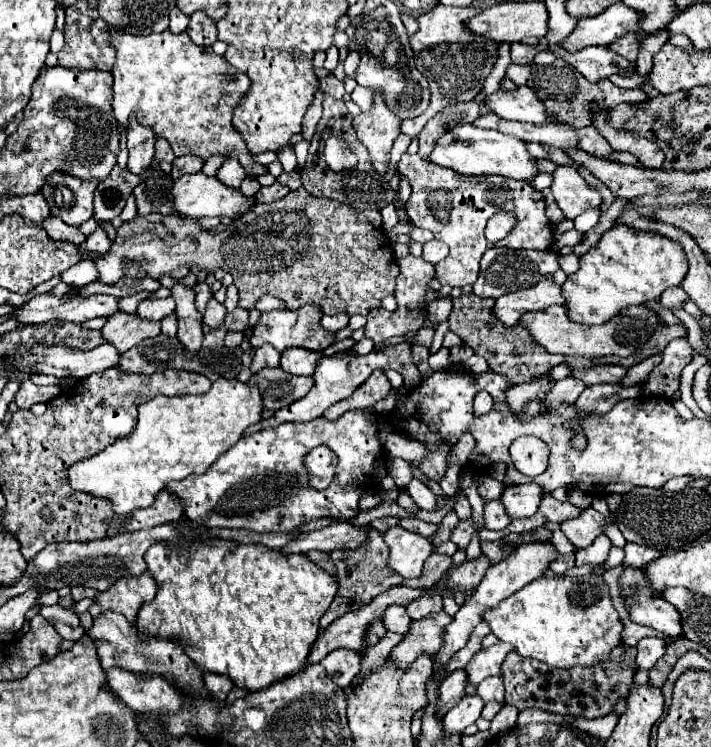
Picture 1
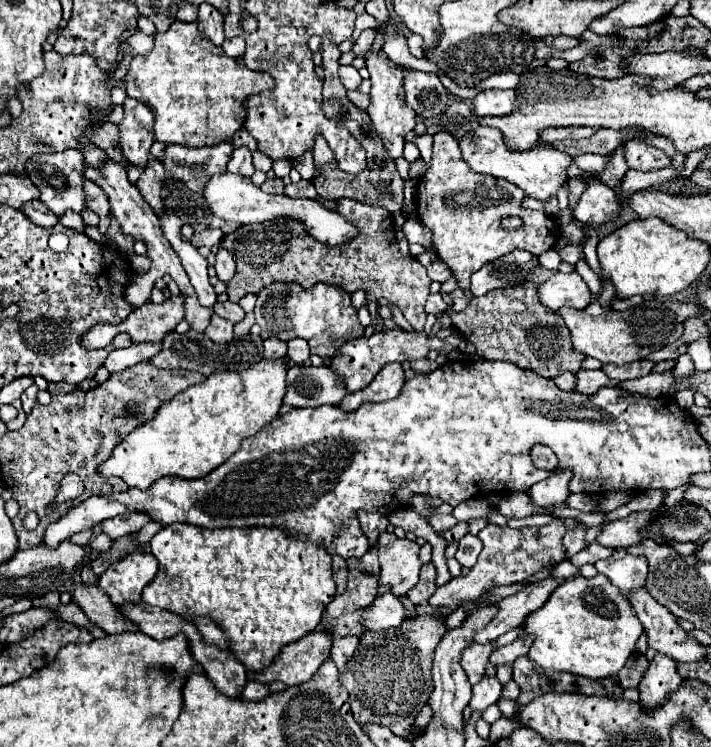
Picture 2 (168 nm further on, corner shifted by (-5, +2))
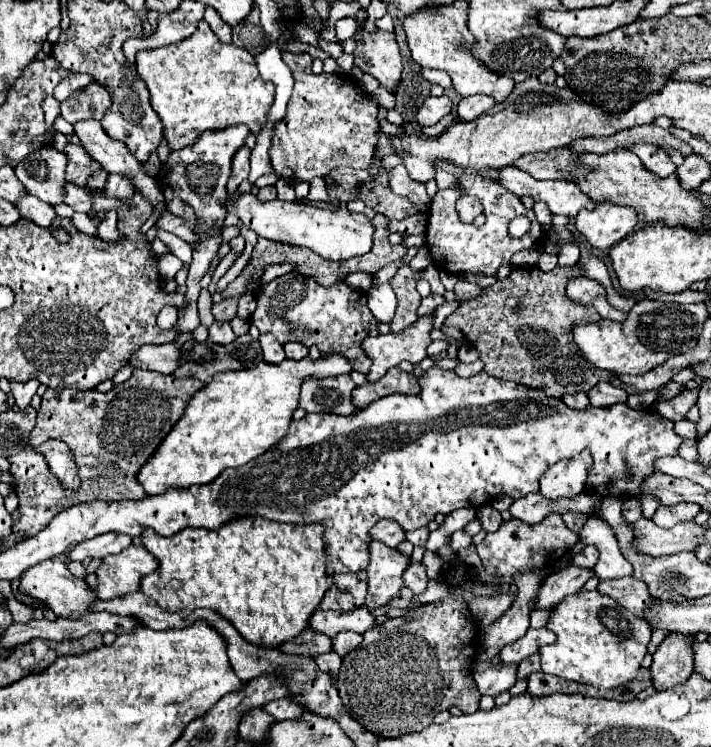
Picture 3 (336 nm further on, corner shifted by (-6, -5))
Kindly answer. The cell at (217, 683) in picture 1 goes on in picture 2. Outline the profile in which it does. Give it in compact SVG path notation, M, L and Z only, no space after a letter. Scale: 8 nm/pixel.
M249 680L245 690L243 690L243 698L245 700L263 700L267 694L271 694L271 690L265 684L255 682L255 680Z

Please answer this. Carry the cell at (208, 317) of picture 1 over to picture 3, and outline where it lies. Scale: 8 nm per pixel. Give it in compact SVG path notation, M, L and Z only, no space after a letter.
M80 121L74 125L74 131L80 137L82 147L90 151L90 155L98 163L102 163L102 167L108 173L124 175L130 181L132 189L144 199L148 199L154 209L158 209L160 203L164 203L164 195L158 187L158 181L144 171L144 167L130 155L130 151L126 151L124 143L110 139L102 131L100 121Z

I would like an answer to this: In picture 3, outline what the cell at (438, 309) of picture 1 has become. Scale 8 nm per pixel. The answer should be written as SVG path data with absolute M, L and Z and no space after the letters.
M428 295L422 299L420 307L418 307L418 315L424 317L424 315L432 315L436 311L436 307L440 307L446 299L442 295Z

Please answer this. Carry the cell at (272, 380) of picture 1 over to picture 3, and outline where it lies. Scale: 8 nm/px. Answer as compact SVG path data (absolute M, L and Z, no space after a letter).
M350 375L338 377L308 377L300 389L298 407L306 413L336 413L336 415L352 415L354 405L350 405L354 381Z

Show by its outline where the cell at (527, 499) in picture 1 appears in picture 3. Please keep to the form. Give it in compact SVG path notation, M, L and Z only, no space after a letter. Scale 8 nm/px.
M578 455L578 459L568 459L556 463L542 475L540 495L546 499L564 499L574 497L584 489L586 475L590 469L590 455Z

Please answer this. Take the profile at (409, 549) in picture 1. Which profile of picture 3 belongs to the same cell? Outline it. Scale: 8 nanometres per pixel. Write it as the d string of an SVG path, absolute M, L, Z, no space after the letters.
M372 541L370 543L370 565L368 565L368 597L366 597L366 607L370 609L378 609L378 607L384 607L386 603L390 603L392 599L398 599L400 597L400 589L404 587L404 571L408 569L410 565L410 557L404 555L402 551L398 549L392 549L392 547L386 547L384 543L380 541Z

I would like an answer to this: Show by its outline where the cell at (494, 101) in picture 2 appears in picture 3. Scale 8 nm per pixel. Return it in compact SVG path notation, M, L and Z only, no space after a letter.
M470 95L470 97L464 97L456 109L460 109L462 121L474 121L482 113L490 111L494 105L496 105L496 99L490 95Z

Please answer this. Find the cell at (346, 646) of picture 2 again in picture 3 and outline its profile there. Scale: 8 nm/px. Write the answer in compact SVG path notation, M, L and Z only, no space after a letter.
M342 631L342 633L338 633L336 637L334 637L334 651L340 655L340 657L344 657L344 655L348 655L350 651L354 651L358 645L362 643L362 635L358 635L358 633L352 633L352 631Z

